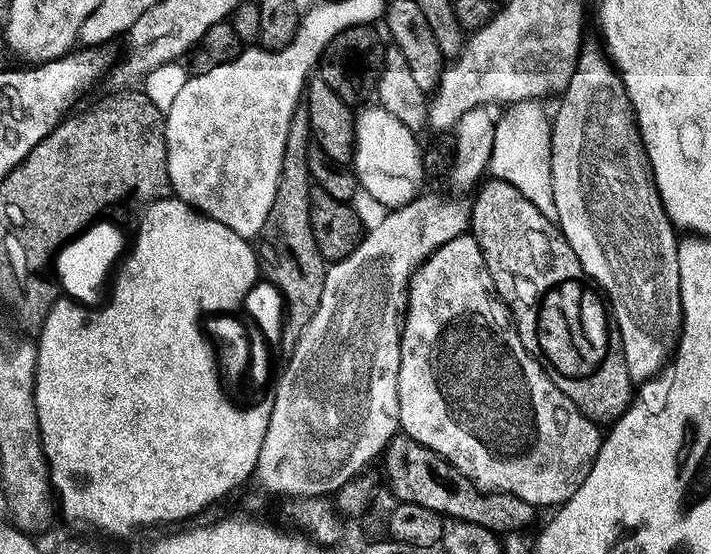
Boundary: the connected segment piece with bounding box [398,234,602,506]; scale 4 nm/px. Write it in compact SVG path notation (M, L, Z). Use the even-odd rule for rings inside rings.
M463 234L446 242L440 249L434 250L423 265L412 277L410 291L407 294L406 315L400 329L400 365L398 366L398 410L400 411L400 427L403 435L417 440L422 446L434 450L444 460L449 460L466 478L470 478L477 486L489 492L509 492L526 502L537 506L565 504L582 482L586 482L586 474L594 466L596 456L600 453L602 432L599 432L597 421L588 417L565 392L558 390L551 376L545 372L539 359L528 353L520 332L516 329L517 321L514 312L495 296L498 289L497 277L490 274L486 262L482 258L482 250L478 242L470 234Z

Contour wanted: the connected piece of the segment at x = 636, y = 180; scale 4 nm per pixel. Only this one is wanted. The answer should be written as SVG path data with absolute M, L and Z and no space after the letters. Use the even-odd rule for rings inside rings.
M581 51L574 74L559 100L560 109L550 120L553 192L560 215L558 227L566 234L568 244L582 262L586 274L598 285L614 313L614 322L620 328L626 366L633 381L651 380L669 363L680 334L682 306L678 232L668 217L648 167L648 157L644 155L640 129L636 126L624 83L603 51Z

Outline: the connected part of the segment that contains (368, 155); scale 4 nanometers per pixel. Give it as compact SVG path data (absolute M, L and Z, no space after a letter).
M379 106L365 107L364 113L355 117L356 147L352 153L351 163L356 164L354 175L359 187L364 188L384 208L398 209L410 203L421 191L420 183L425 183L426 177L421 160L421 145L416 145L417 137L409 128L402 126L394 114Z

